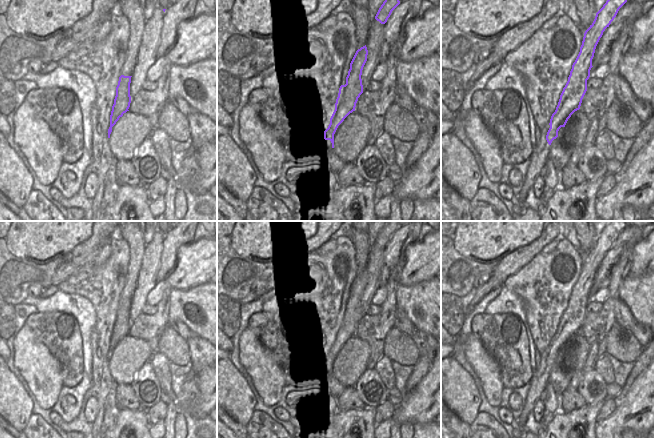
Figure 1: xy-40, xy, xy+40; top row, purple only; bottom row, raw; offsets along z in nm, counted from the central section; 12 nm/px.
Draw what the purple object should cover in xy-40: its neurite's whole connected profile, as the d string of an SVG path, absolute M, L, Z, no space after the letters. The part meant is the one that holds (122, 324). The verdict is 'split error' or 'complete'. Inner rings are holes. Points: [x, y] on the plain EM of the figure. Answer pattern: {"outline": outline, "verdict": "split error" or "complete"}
{"outline": "M121 299L119 301L118 309L116 311L116 320L114 323L114 328L112 330L112 335L110 339L110 351L108 353L108 362L112 356L112 351L116 348L120 341L124 337L129 335L131 320L130 320L130 307L132 300Z", "verdict": "complete"}

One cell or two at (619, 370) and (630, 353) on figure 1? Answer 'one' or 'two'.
two

